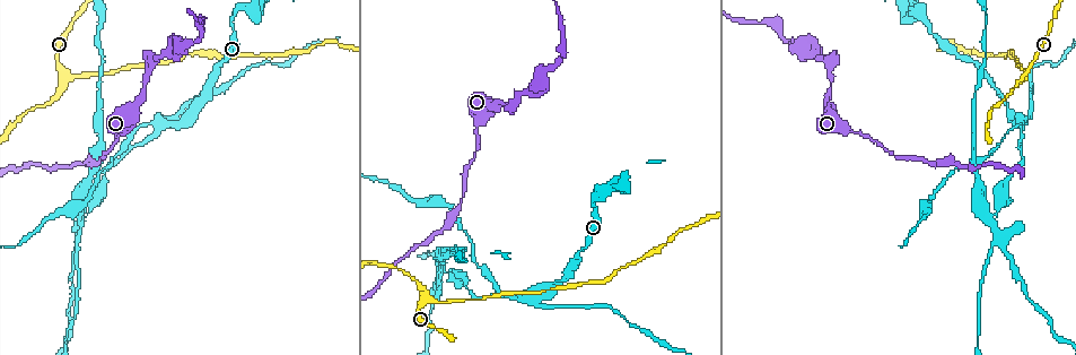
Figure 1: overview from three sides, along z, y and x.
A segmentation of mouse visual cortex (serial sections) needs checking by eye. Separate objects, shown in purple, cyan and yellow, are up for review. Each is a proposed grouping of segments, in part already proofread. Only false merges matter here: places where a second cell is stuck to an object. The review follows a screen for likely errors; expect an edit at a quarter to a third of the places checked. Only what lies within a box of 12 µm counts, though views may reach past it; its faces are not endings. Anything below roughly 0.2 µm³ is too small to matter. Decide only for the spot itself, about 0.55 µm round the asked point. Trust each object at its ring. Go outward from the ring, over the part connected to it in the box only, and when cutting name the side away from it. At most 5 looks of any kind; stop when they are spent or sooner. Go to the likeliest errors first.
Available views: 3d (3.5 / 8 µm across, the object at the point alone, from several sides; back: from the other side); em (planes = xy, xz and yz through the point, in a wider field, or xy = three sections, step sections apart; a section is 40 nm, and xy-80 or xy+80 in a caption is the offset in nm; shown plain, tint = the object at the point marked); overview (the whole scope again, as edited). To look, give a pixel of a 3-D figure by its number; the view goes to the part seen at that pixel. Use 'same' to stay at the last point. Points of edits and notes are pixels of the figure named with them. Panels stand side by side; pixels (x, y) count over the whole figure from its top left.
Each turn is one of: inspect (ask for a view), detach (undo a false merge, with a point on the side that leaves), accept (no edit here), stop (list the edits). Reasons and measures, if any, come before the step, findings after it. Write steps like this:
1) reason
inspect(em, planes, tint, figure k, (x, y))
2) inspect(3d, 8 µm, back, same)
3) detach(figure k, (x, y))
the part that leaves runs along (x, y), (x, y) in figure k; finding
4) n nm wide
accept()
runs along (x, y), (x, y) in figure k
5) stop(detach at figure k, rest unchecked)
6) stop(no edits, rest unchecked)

inspect(3d, 3.5 µm, figure 1, (1021, 125))

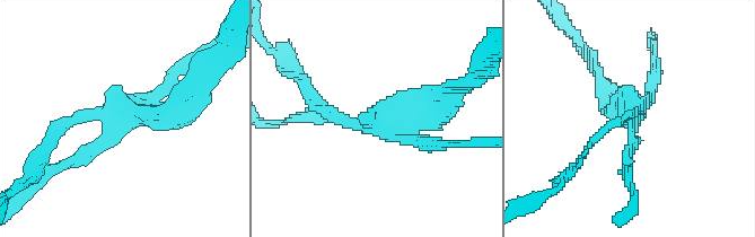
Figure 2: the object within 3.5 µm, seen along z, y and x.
arms of 150, 150, 200, 350 nm
detach(figure 2, (66, 120))
a second cell is stuck on

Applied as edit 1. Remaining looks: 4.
branch point
inspect(3d, 8 µm, figure 1, (996, 221))

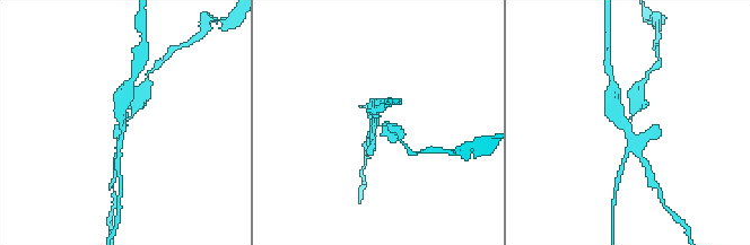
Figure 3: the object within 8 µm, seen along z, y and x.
inspect(em, xy, step 3, tint, figure 3, (124, 122))

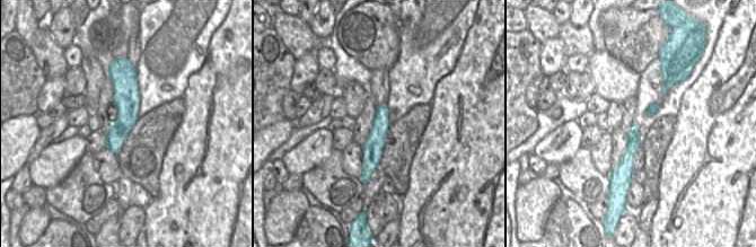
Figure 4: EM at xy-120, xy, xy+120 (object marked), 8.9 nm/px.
detach(figure 3, (615, 114))
border along (629, 139), (640, 140) in figure 4; a second cell is stuck on

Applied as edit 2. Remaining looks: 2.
stop(detach at figure 2, detach at figure 3, rest unchecked)

